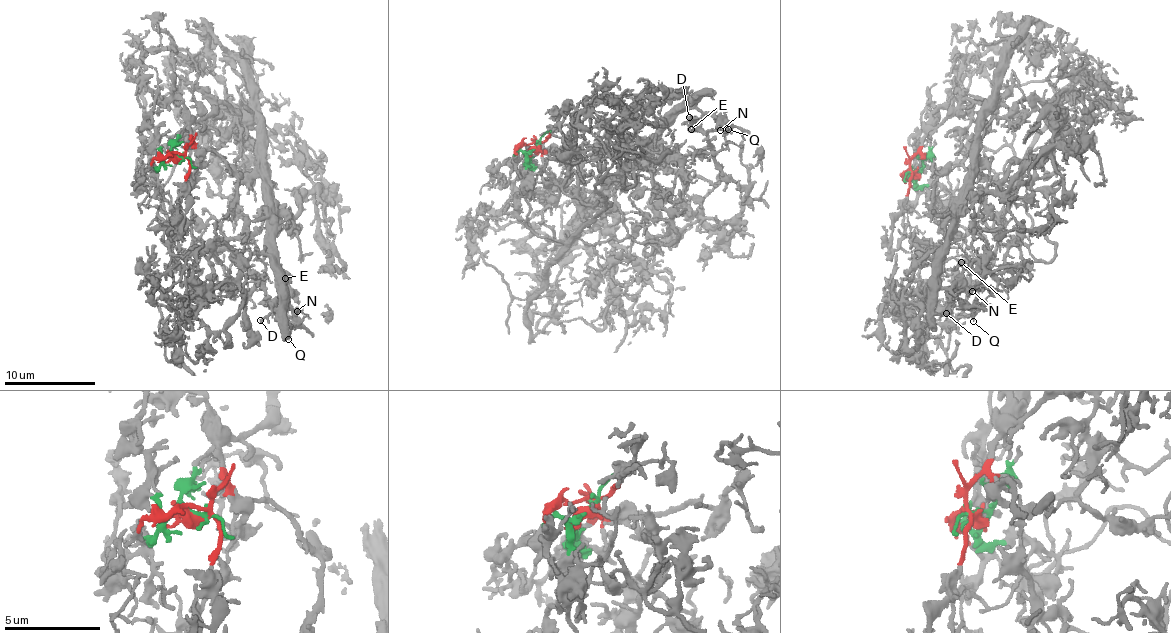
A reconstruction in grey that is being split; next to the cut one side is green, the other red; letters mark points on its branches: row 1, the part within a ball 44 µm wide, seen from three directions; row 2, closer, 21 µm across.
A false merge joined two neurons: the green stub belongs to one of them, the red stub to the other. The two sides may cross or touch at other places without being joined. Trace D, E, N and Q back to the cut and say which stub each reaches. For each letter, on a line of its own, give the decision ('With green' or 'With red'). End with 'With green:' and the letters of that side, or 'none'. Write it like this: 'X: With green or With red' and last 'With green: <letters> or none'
D: With red
E: With red
N: With red
Q: With red
With green: none

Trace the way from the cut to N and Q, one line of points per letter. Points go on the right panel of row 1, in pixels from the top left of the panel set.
N: (914, 172), (913, 154), (948, 113), (973, 99), (992, 103), (938, 276), (939, 284), (972, 291)
Q: (914, 172), (913, 154), (948, 113), (973, 99), (992, 103), (974, 184), (948, 234), (938, 276), (973, 321)

